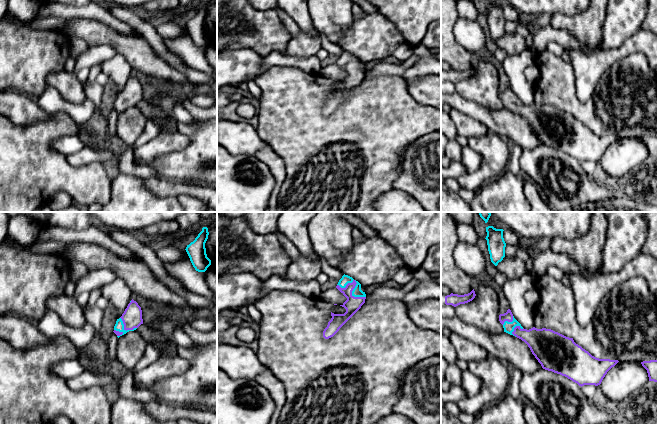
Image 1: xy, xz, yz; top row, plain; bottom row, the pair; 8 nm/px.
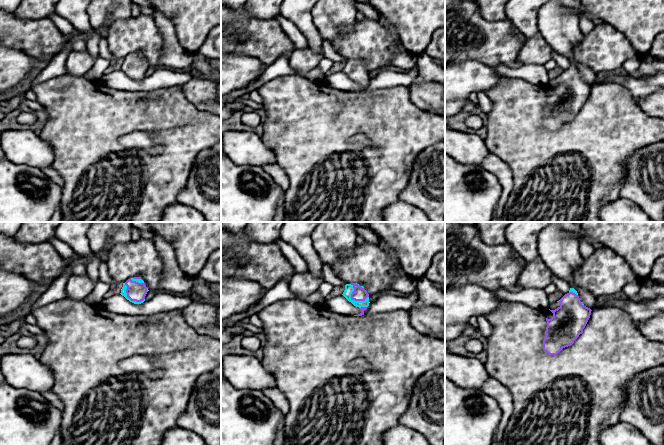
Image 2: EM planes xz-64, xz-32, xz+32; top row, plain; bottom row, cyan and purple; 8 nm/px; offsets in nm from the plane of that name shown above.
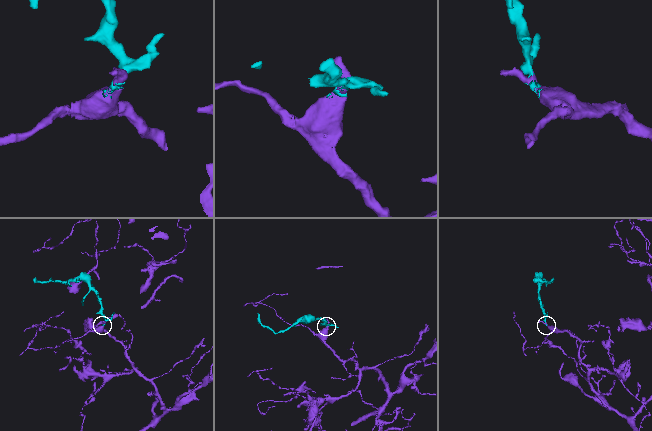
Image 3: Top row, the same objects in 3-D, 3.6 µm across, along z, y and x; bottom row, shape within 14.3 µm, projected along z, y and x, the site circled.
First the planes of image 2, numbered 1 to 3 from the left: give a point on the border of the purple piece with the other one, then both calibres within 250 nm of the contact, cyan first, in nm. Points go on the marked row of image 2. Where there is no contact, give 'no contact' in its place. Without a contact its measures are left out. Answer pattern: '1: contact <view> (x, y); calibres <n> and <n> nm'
1: contact xz-64 (128, 298); calibres 50 and 150 nm
2: contact xz-32 (353, 300); calibres 70 and 110 nm
3: contact xz+32 (573, 292); calibres 40 and 260 nm

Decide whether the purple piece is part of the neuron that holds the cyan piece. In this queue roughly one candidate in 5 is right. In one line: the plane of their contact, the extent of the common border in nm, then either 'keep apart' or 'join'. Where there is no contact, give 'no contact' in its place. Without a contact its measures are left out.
meets cyan in xz; contact 260 nm long; join

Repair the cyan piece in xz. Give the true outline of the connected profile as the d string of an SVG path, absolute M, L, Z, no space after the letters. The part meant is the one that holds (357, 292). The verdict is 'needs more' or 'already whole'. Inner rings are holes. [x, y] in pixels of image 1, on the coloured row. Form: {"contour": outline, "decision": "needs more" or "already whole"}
{"contour": "M343 275L336 288L347 298L340 306L346 309L344 314L331 312L331 320L323 331L323 337L333 337L339 329L361 308L365 303L366 294L361 290L361 284L348 275Z", "decision": "needs more"}

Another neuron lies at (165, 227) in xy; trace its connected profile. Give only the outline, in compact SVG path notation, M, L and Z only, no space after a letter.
M176 220L162 221L160 223L145 227L142 232L150 237L156 238L162 235L168 235L179 232L180 227Z

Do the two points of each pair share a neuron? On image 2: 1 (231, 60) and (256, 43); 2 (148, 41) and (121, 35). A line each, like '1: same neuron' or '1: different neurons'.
1: different neurons
2: same neuron

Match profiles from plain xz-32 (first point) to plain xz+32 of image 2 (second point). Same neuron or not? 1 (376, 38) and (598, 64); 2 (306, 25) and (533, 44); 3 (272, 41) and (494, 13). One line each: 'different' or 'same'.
1: same
2: different
3: different

